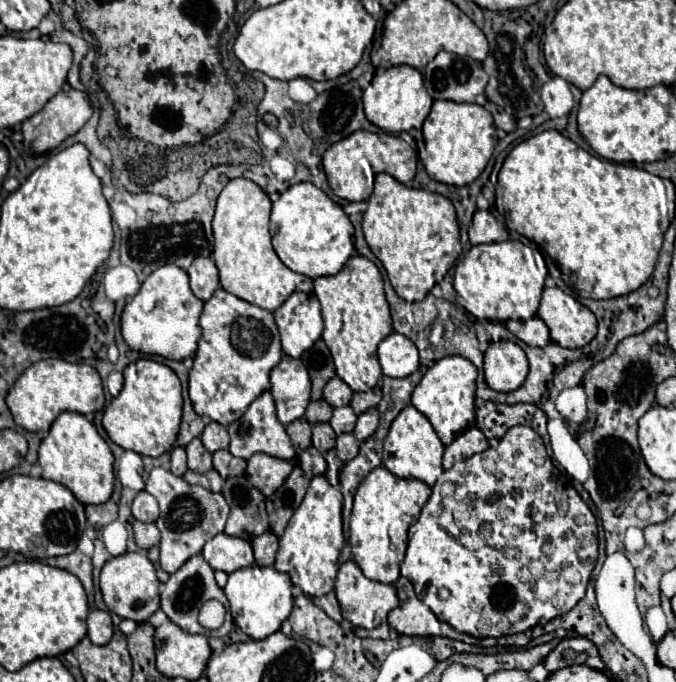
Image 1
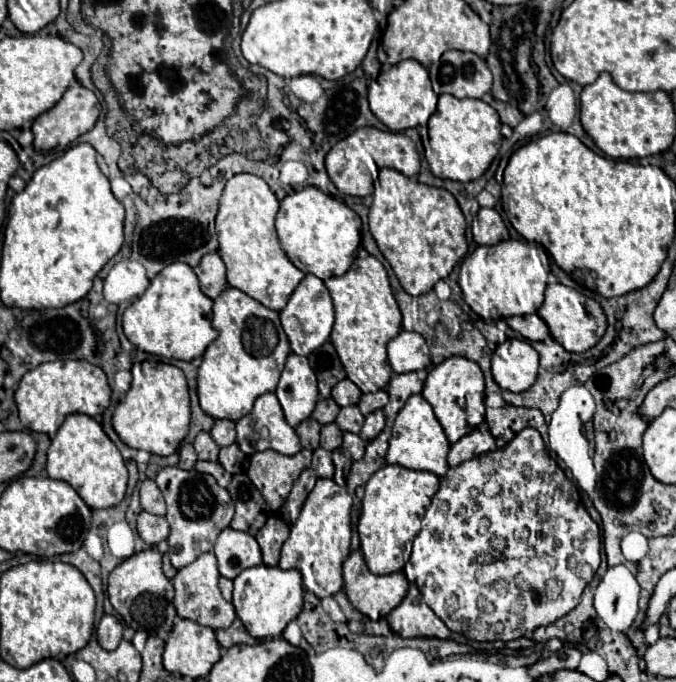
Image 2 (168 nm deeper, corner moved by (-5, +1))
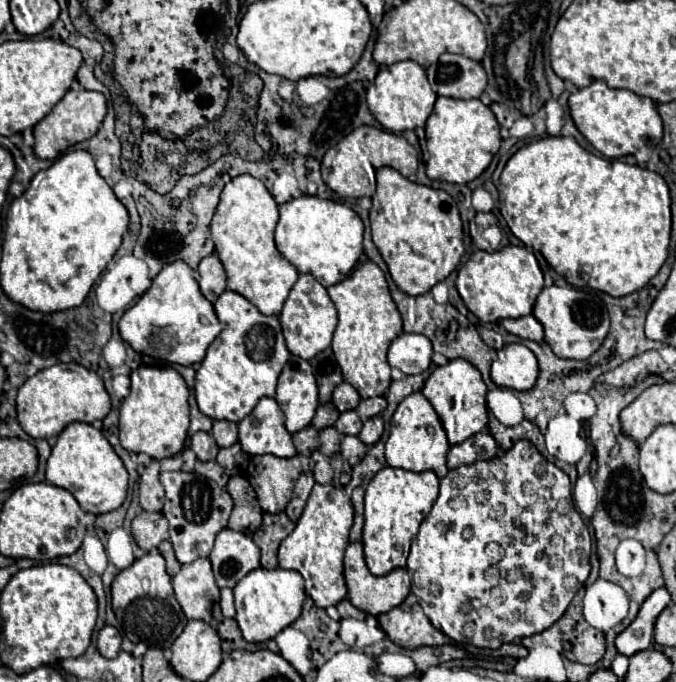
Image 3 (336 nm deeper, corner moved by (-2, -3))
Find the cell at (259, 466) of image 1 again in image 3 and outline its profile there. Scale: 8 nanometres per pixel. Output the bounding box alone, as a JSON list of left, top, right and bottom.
[248,454,308,514]

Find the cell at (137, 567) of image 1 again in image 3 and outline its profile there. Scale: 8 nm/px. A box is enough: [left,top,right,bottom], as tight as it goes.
[112,550,186,650]

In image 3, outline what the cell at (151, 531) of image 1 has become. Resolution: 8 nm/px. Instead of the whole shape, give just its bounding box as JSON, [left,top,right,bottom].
[132,512,168,550]

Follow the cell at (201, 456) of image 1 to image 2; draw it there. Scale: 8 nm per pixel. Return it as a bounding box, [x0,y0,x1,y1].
[195,432,219,462]

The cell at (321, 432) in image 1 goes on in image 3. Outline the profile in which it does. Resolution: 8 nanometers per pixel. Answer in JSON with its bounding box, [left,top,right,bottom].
[320,426,342,456]

